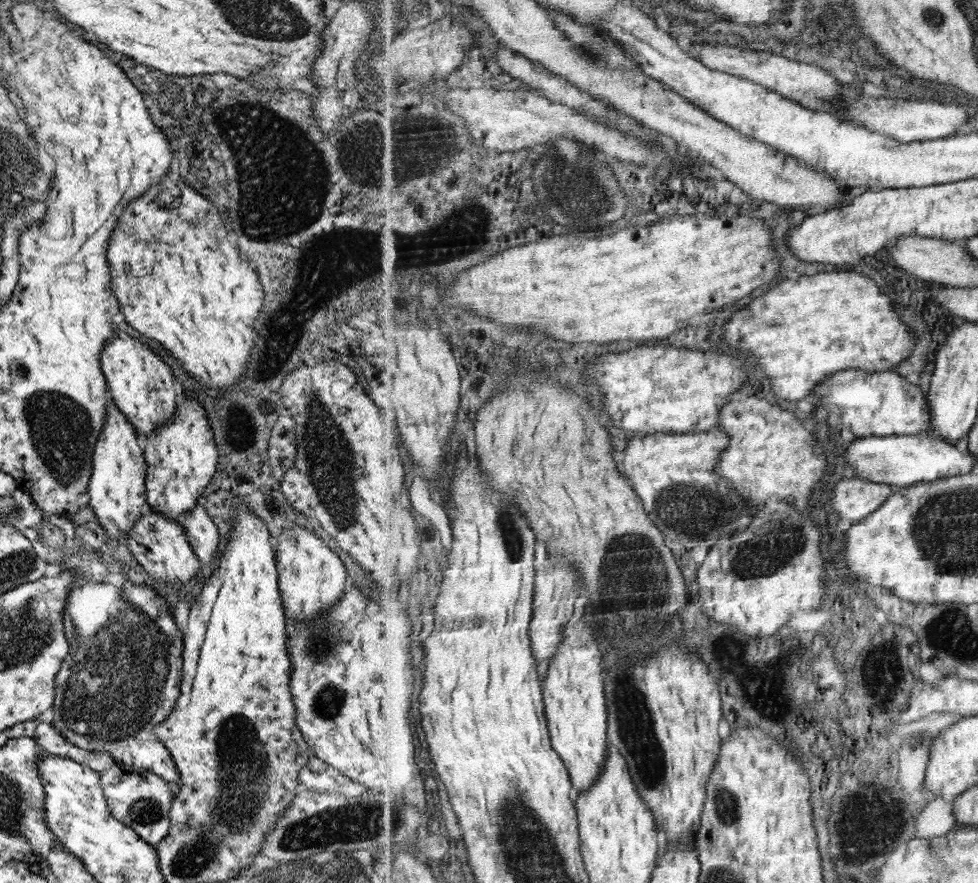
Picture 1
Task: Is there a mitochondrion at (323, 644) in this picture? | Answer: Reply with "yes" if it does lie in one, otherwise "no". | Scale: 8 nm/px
yes

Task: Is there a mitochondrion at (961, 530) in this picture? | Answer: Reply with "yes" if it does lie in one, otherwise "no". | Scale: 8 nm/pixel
yes

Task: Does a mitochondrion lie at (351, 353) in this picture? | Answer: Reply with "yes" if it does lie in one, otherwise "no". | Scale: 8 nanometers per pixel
no

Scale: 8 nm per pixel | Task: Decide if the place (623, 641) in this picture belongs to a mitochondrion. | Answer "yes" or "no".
yes

